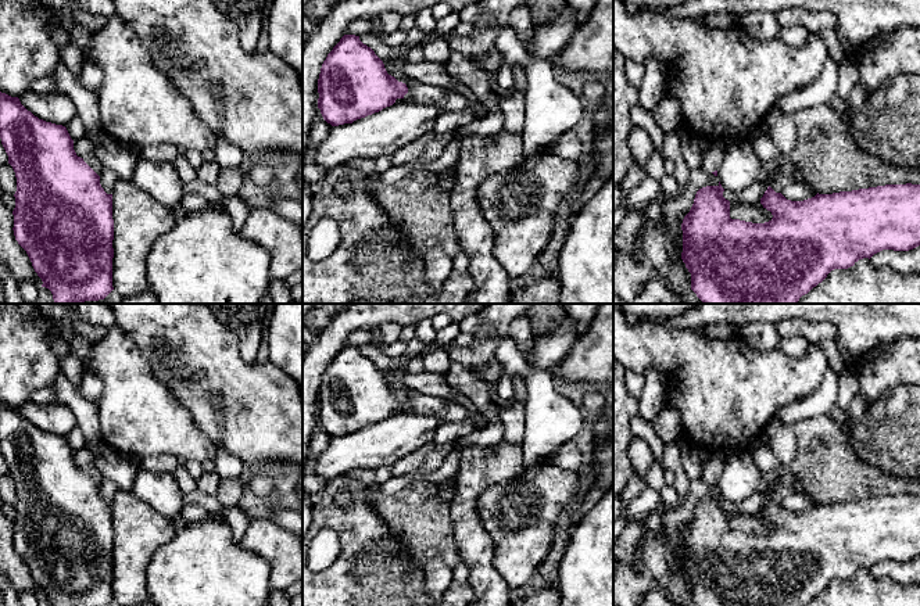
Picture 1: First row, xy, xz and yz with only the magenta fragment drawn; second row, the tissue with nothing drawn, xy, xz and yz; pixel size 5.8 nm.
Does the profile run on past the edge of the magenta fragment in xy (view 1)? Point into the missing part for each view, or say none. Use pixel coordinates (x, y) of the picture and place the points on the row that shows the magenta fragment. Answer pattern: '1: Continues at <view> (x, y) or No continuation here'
1: No continuation here

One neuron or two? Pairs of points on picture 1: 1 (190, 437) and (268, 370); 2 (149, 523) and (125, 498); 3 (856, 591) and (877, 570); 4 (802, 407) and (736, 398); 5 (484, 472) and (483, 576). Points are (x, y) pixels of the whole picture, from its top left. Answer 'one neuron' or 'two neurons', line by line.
1: two neurons
2: one neuron
3: two neurons
4: two neurons
5: one neuron

